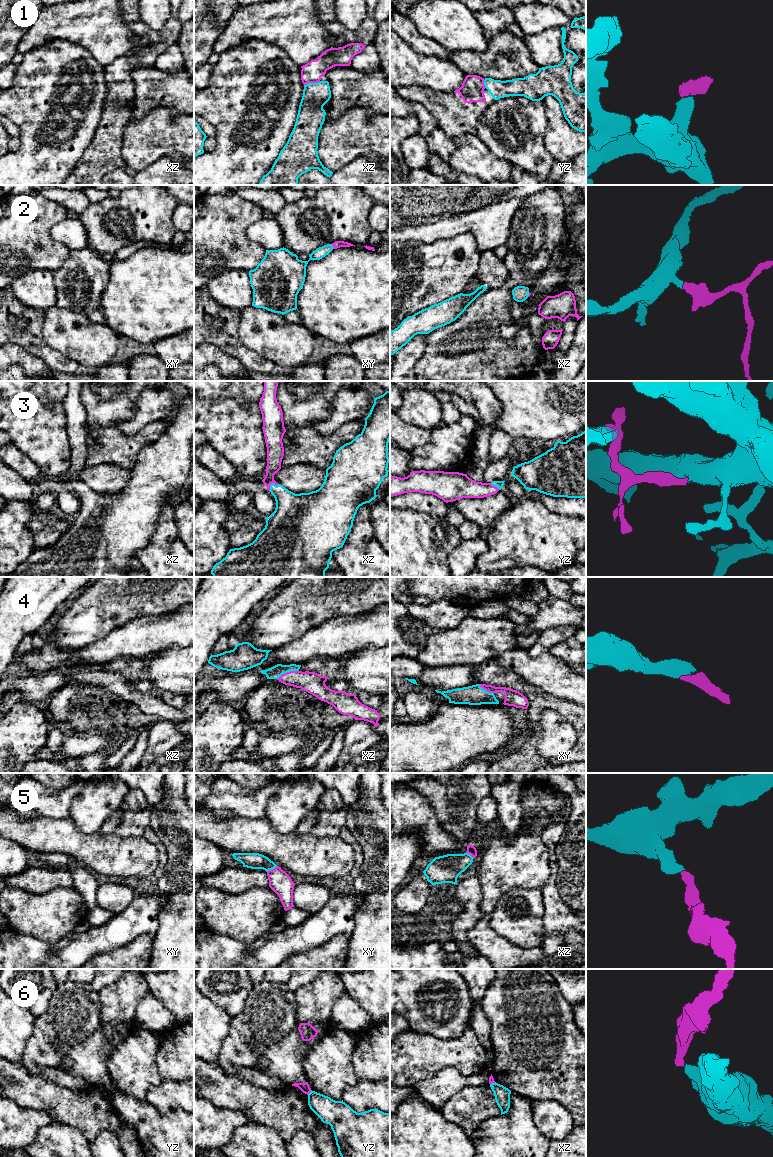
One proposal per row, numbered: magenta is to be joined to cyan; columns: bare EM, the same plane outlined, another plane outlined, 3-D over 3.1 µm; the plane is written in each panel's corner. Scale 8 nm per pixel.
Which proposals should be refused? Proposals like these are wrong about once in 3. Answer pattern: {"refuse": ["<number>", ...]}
{"refuse": ["6"]}

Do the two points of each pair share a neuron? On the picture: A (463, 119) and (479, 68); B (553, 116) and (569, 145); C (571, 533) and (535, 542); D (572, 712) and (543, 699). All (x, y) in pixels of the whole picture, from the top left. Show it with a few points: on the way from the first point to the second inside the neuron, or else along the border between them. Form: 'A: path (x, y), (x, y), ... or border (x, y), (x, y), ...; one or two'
A: border (467, 74), (476, 74), (484, 78), (500, 80); two
B: path (557, 123), (562, 138); one
C: path (562, 537), (544, 537); one
D: path (565, 708), (550, 702); one

